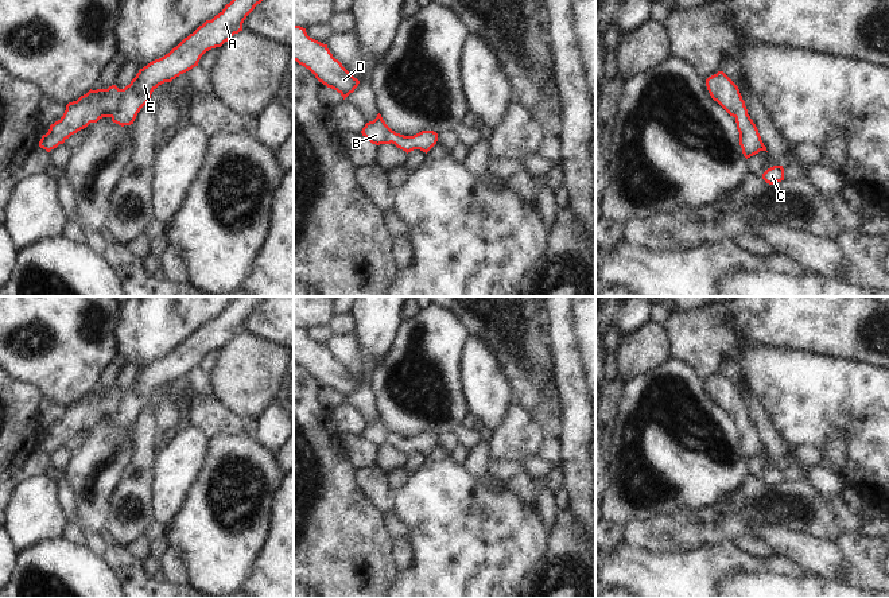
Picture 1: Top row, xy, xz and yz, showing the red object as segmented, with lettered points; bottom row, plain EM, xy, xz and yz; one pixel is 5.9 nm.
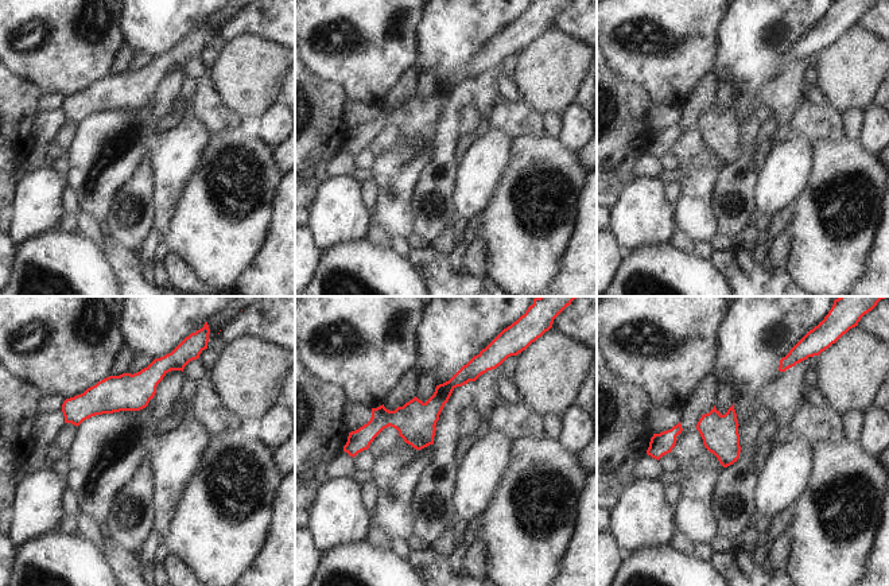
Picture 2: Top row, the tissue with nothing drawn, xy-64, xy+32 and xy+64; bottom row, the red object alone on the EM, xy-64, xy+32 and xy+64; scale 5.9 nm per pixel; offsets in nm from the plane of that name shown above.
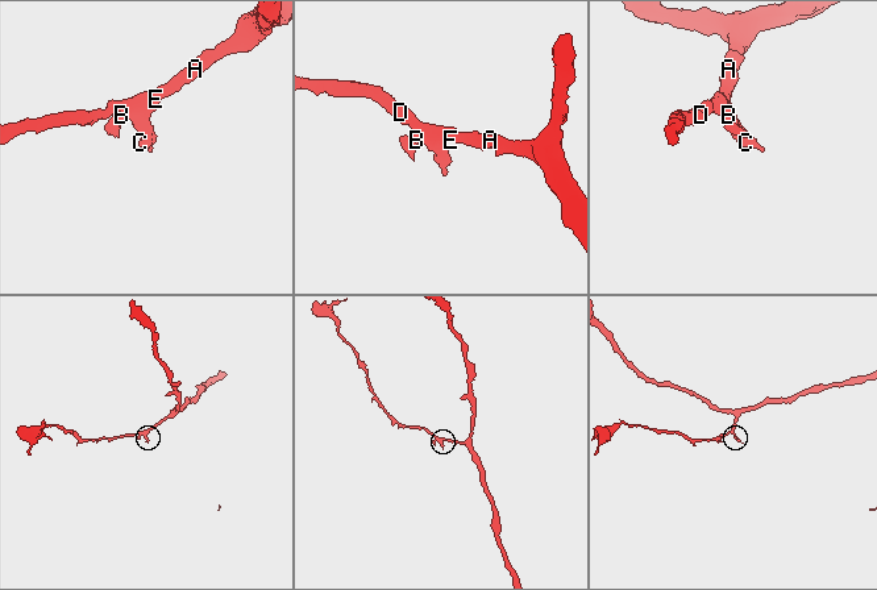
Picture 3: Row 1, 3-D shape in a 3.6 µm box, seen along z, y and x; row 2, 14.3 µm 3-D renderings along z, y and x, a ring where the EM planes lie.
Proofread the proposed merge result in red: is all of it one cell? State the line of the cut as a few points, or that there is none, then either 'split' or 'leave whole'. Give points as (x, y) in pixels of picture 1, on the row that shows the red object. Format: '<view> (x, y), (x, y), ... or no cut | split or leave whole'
no cut | leave whole

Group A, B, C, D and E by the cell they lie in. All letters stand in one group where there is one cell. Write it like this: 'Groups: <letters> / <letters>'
Groups: A B C D E

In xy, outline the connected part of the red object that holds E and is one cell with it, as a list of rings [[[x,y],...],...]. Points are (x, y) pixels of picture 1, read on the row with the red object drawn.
[[[232,0],[218,15],[206,20],[168,54],[140,69],[124,89],[116,85],[108,89],[90,89],[77,101],[69,102],[63,116],[42,136],[39,147],[50,152],[71,135],[102,117],[110,117],[121,127],[133,124],[137,113],[159,85],[171,82],[198,66],[206,51],[221,47],[234,34],[242,31],[244,20],[261,1]]]

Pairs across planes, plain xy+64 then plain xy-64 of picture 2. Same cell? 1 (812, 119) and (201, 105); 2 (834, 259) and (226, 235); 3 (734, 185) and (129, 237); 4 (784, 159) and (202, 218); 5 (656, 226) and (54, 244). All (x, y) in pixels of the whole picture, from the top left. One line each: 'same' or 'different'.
1: same
2: same
3: same
4: different
5: different

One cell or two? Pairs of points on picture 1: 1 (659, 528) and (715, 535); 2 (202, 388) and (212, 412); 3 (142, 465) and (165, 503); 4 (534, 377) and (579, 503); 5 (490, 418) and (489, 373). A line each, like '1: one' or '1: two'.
1: one
2: two
3: two
4: two
5: one

